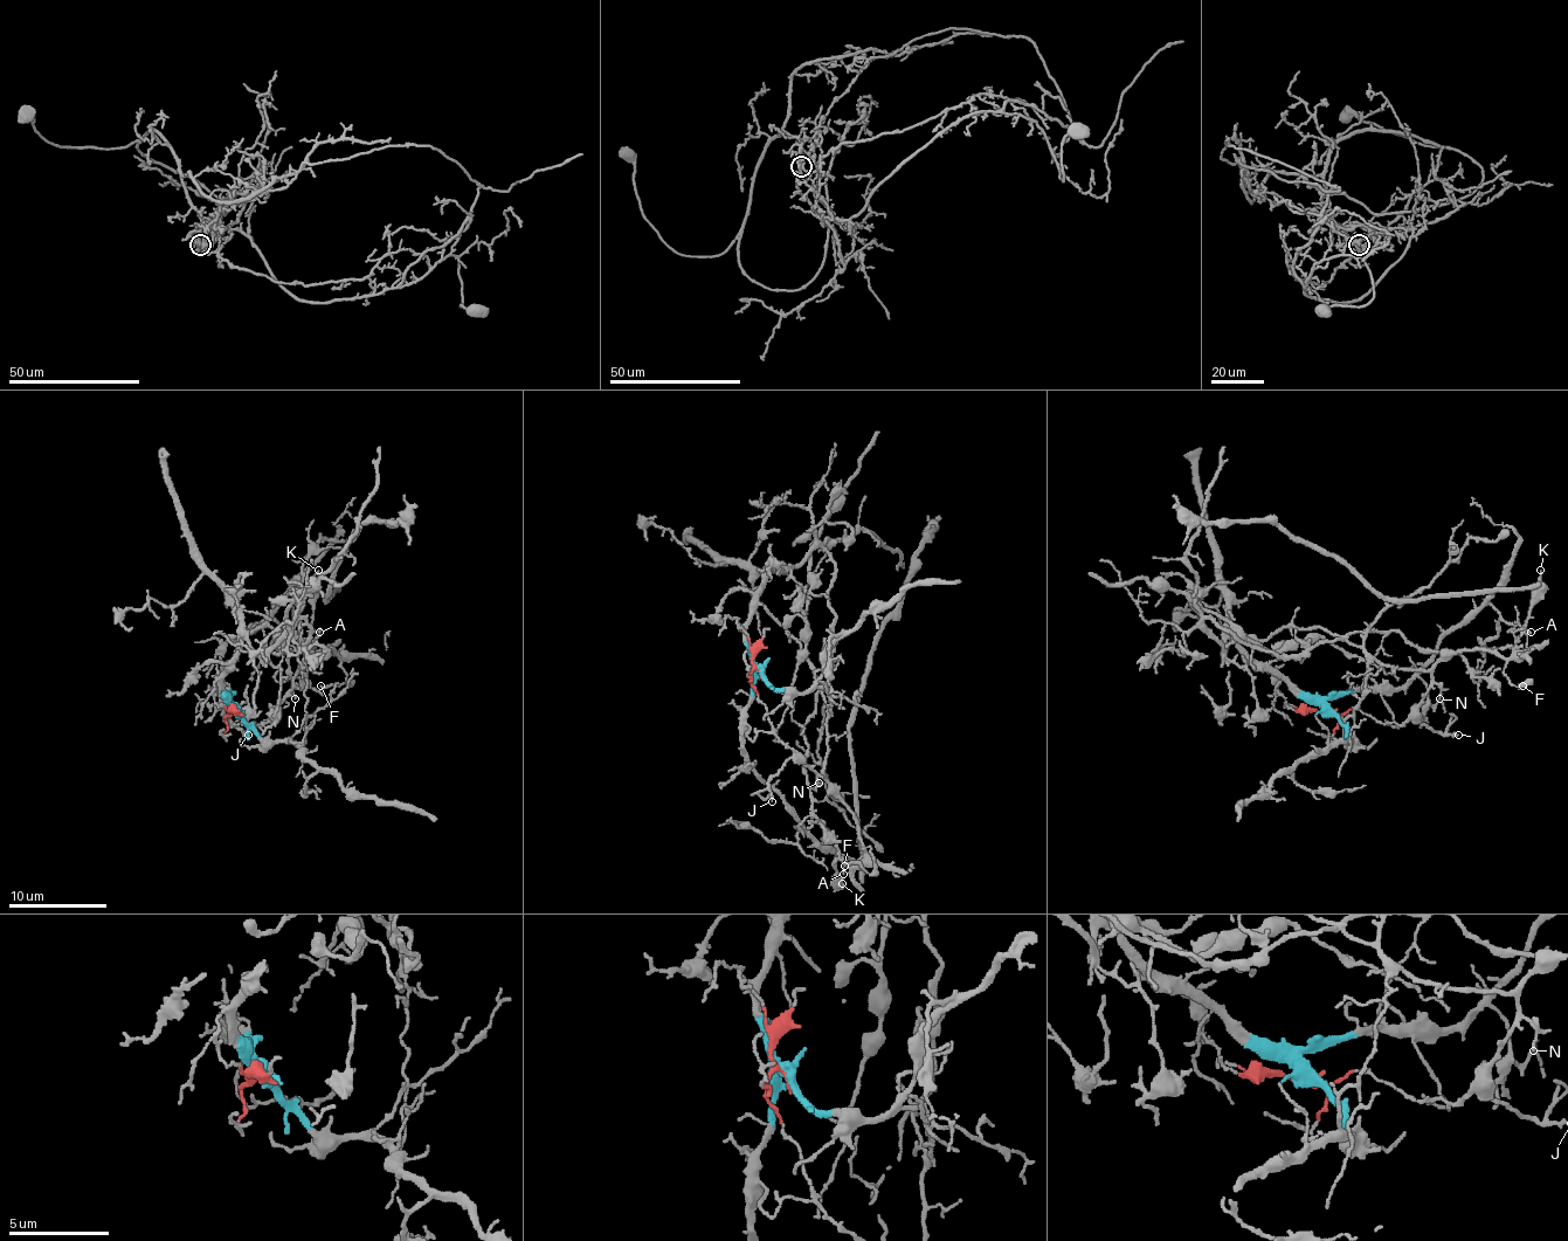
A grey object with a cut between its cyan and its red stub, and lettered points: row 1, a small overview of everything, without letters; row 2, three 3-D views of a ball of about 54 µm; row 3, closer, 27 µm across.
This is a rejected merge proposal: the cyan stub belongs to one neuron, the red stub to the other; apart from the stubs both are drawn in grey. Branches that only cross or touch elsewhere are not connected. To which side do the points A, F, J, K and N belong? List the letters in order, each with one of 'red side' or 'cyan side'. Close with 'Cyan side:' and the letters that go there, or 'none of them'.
A: red side
F: red side
J: red side
K: red side
N: red side
Cyan side: none of them

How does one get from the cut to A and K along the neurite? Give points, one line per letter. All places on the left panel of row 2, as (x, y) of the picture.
A: (235, 711), (227, 717), (235, 709), (249, 724), (264, 724), (316, 653), (340, 657), (313, 647), (318, 633)
K: (235, 711), (227, 717), (235, 709), (260, 724), (306, 660), (340, 657), (318, 653), (309, 635), (318, 571)

